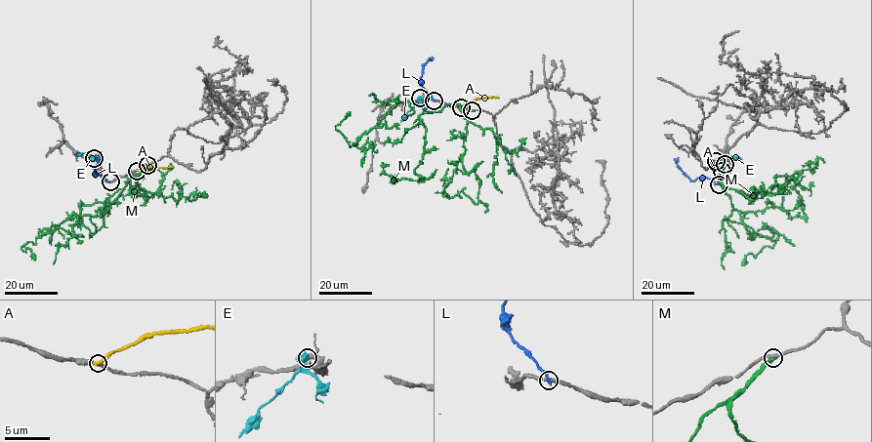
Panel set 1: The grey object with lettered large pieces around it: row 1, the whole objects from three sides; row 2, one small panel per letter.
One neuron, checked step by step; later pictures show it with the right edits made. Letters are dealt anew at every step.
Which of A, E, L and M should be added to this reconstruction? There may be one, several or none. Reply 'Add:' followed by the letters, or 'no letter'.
Add: no letter

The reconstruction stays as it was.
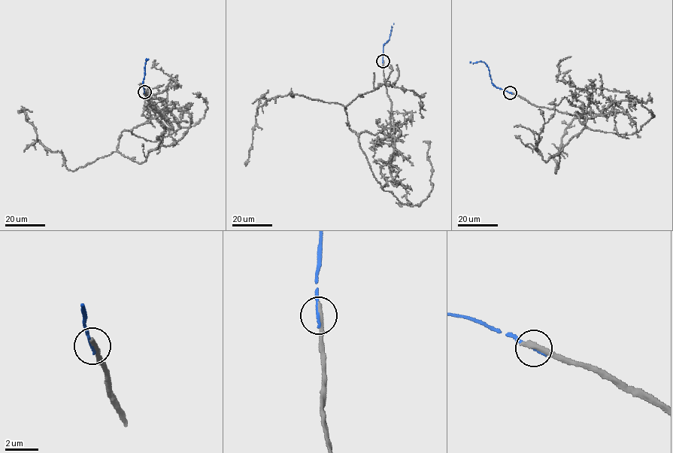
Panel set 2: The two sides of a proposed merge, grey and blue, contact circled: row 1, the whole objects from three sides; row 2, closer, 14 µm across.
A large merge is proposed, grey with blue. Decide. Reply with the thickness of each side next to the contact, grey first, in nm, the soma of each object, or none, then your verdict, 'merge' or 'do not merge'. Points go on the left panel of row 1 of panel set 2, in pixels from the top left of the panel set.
360 nm thick on the grey side, 200 nm on the other; no cell body on grey; no cell body on blue; do not merge

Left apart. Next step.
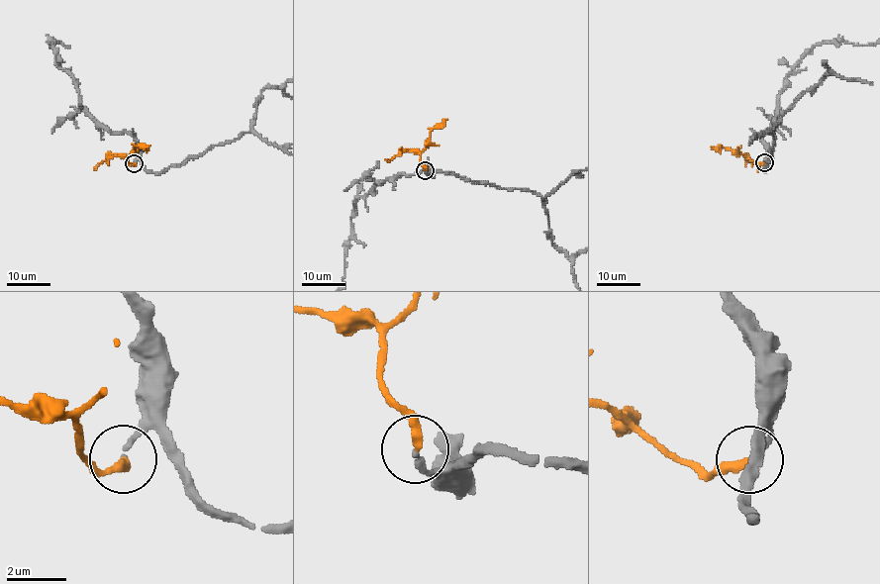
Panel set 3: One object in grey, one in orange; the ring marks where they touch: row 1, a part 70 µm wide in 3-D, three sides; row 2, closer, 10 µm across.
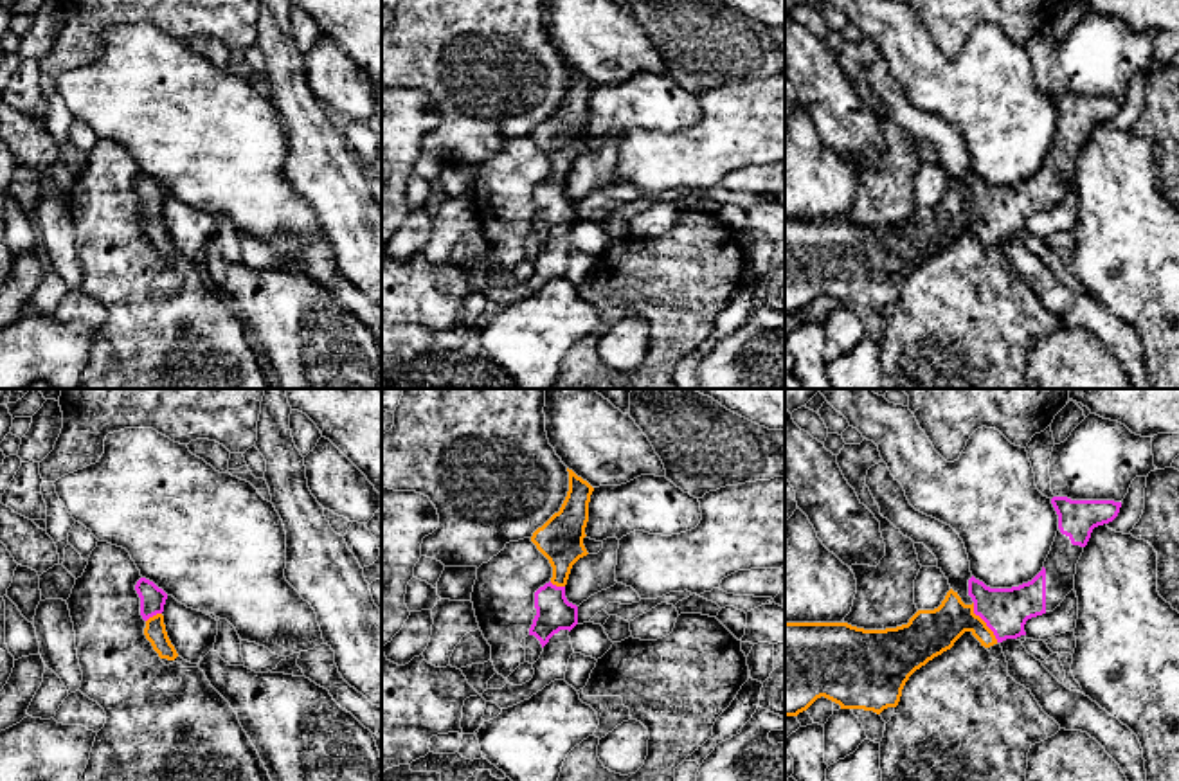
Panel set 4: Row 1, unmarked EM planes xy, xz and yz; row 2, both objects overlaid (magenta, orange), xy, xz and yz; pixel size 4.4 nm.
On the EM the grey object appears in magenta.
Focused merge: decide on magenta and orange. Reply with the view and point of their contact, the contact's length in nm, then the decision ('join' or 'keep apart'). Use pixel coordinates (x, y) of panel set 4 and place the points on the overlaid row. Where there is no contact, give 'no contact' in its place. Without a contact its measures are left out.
yz (985, 621) | 200 nm | join

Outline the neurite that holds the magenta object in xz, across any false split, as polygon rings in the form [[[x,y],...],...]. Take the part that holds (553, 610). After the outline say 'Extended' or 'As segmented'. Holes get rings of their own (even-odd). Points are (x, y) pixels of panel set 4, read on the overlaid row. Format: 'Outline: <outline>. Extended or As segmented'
Outline: [[[569,470],[569,491],[558,513],[538,527],[531,542],[549,560],[553,578],[535,592],[536,615],[529,628],[542,648],[560,630],[572,630],[578,624],[578,606],[565,597],[565,585],[572,565],[587,556],[583,545],[589,522],[589,502],[594,488]]]. Extended

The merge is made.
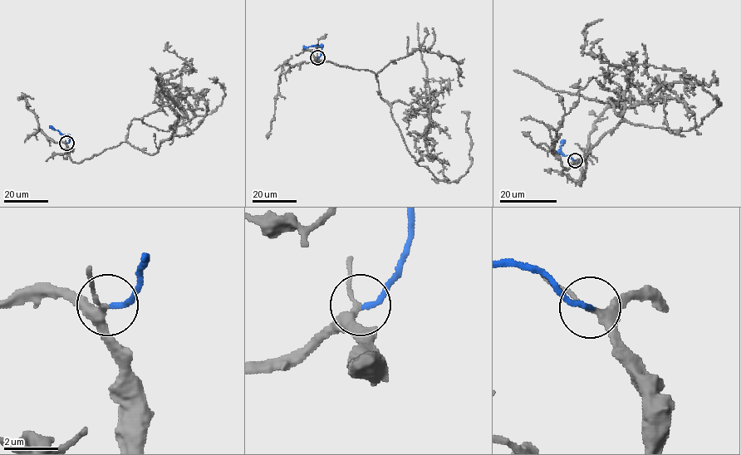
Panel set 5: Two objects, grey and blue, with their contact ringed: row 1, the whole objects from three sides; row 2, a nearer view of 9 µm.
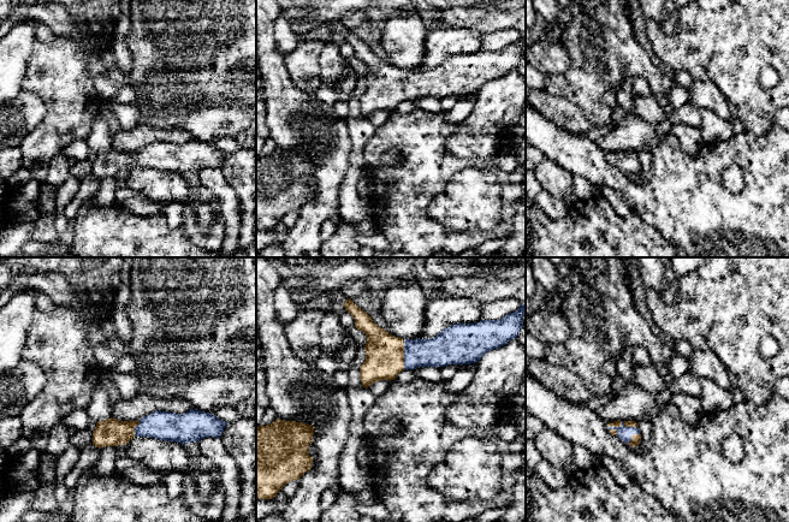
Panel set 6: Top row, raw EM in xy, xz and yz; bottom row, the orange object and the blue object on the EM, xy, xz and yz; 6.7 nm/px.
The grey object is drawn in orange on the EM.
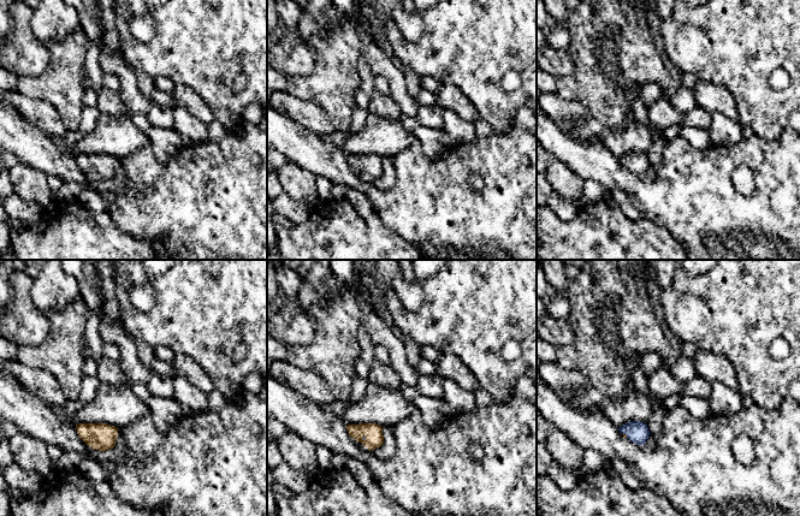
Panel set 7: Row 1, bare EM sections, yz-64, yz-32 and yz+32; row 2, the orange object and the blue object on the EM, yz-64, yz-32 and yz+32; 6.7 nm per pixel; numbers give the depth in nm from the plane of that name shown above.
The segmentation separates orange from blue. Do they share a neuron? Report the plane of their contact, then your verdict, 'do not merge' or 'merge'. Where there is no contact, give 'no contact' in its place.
xz | merge

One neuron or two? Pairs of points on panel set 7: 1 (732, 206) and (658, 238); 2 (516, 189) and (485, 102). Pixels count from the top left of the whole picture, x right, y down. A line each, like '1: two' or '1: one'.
1: two
2: two

